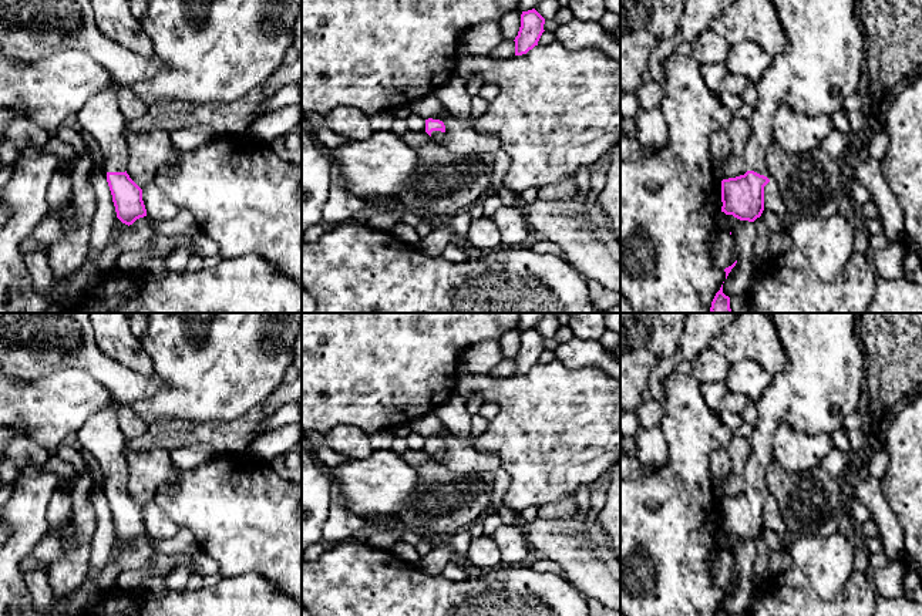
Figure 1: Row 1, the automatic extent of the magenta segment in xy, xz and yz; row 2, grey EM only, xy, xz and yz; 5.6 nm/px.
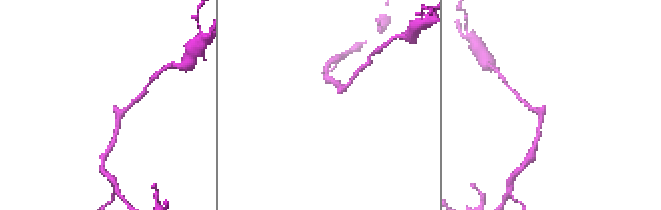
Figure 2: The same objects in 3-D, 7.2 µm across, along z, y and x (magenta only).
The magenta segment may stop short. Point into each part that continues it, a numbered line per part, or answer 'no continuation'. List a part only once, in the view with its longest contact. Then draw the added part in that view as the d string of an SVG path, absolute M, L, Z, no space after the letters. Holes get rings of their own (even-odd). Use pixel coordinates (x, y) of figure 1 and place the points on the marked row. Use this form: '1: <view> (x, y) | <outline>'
1: xy (101, 117) | M114 83L95 94L77 114L83 132L92 137L100 145L107 172L125 172L128 164L128 147L124 137L127 120L118 105Z

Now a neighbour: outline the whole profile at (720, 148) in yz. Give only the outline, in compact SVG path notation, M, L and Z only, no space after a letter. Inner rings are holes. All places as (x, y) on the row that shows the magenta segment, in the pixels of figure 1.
M716 131L710 137L710 152L713 159L713 171L717 179L724 179L724 166L731 155L731 145L726 131Z

